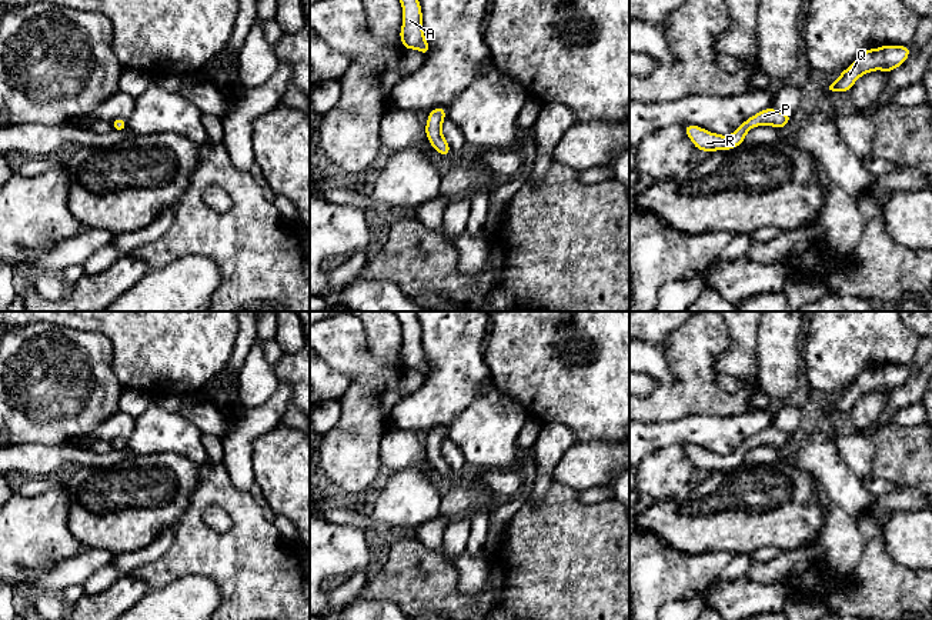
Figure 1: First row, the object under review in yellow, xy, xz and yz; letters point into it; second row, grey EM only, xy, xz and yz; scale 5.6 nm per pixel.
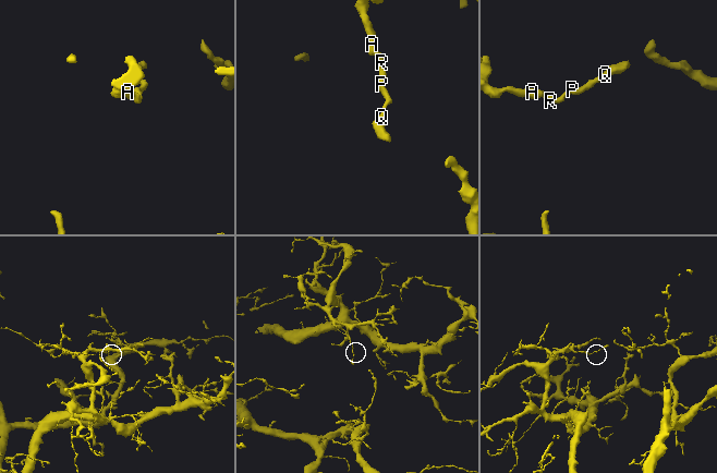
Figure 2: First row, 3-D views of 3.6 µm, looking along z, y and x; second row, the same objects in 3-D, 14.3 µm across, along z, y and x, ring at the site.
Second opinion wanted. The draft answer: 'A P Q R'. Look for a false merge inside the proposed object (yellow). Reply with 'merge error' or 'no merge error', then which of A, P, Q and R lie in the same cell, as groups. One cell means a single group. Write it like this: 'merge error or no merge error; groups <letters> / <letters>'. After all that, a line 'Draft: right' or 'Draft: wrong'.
no merge error; groups A P Q R
Draft: right

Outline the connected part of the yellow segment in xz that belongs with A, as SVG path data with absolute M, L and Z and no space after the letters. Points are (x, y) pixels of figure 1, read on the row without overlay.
M395 311L402 326L402 346L400 360L405 370L415 369L424 376L431 369L425 360L422 350L422 331L415 311Z

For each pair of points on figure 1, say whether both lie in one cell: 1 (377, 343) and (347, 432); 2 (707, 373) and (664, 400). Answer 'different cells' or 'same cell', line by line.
1: different cells
2: same cell

